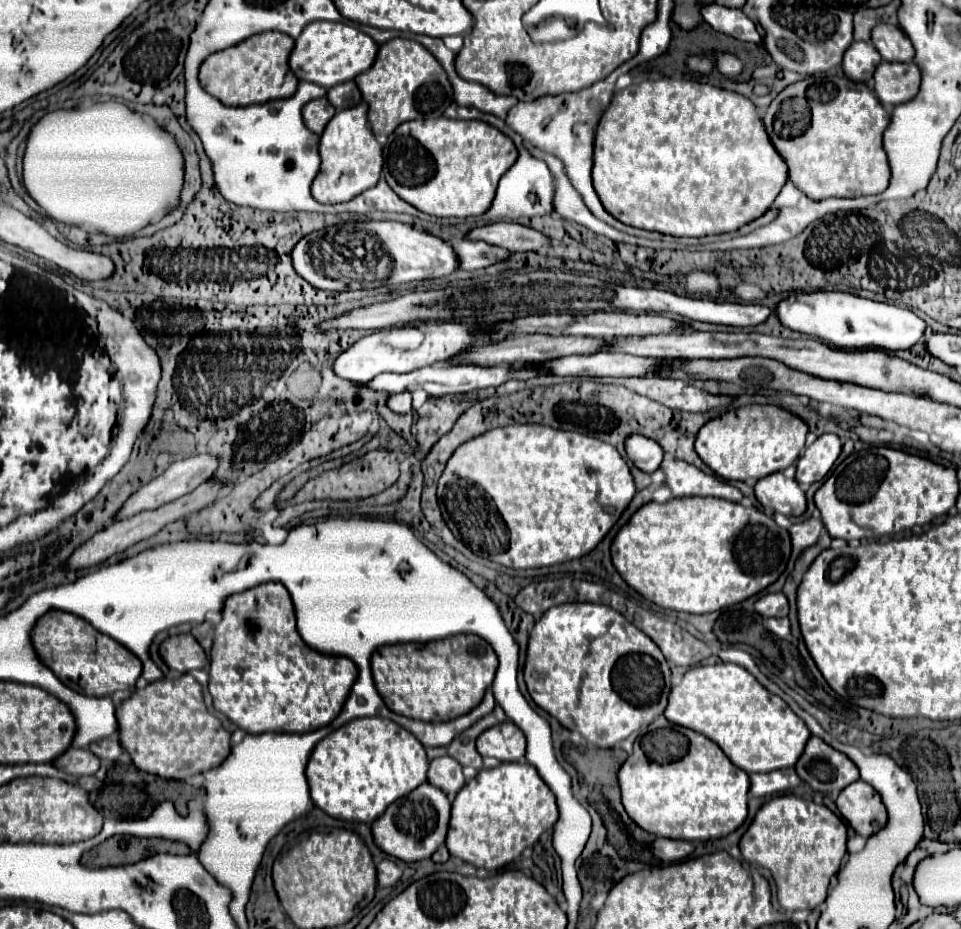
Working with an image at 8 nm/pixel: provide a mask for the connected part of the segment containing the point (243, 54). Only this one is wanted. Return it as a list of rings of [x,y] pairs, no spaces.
[[[261,32],[227,50],[211,54],[199,68],[199,82],[205,92],[221,100],[225,106],[249,106],[277,98],[289,98],[297,90],[297,76],[291,72],[287,60],[293,38],[283,32]]]

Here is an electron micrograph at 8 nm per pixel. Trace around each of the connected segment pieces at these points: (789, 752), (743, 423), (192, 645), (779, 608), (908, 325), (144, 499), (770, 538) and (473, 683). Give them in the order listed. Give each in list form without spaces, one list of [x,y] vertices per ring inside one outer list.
[[[723,662],[691,668],[681,684],[671,688],[663,714],[669,722],[715,740],[725,756],[747,774],[791,768],[811,736],[805,722],[779,696],[765,690],[745,668]]]
[[[747,405],[727,410],[703,424],[695,452],[723,480],[759,480],[795,464],[805,446],[805,434],[807,424],[789,410],[776,405]]]
[[[177,634],[163,640],[159,654],[171,670],[177,670],[181,674],[207,666],[207,656],[191,634]]]
[[[773,592],[773,594],[765,594],[755,602],[755,610],[761,616],[773,616],[773,618],[783,618],[789,612],[789,602],[785,598],[783,592]]]
[[[799,292],[781,300],[775,308],[783,326],[819,338],[835,348],[883,348],[885,352],[897,352],[911,348],[923,340],[925,322],[909,308],[867,300],[849,292]]]
[[[191,456],[191,458],[185,458],[185,460],[179,460],[179,462],[173,462],[161,476],[153,478],[149,484],[141,486],[135,494],[131,494],[127,498],[127,502],[119,508],[119,512],[113,516],[113,520],[123,520],[123,518],[129,518],[141,510],[155,510],[163,504],[169,504],[189,492],[193,492],[199,484],[203,484],[205,480],[211,478],[211,472],[215,472],[215,464],[219,464],[219,460],[215,456]]]
[[[709,496],[647,502],[627,520],[625,526],[621,526],[611,542],[611,562],[633,590],[661,608],[689,614],[709,614],[761,592],[785,570],[789,554],[789,532],[779,528],[771,516],[755,508],[745,508],[737,502]]]
[[[457,634],[433,642],[407,642],[407,644],[389,644],[379,646],[371,656],[371,672],[375,688],[381,694],[389,710],[401,716],[421,716],[415,720],[455,720],[471,712],[481,700],[485,690],[491,686],[497,672],[497,656],[493,648],[475,634]]]

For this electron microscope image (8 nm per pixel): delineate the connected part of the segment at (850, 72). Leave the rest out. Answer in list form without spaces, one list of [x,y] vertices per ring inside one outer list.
[[[853,42],[843,56],[843,72],[849,80],[869,82],[879,62],[881,56],[871,42]]]

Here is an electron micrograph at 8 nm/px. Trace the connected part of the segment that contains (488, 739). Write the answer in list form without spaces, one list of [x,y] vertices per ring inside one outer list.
[[[507,720],[487,728],[477,738],[477,752],[481,756],[493,756],[499,762],[517,762],[525,756],[525,736]]]

